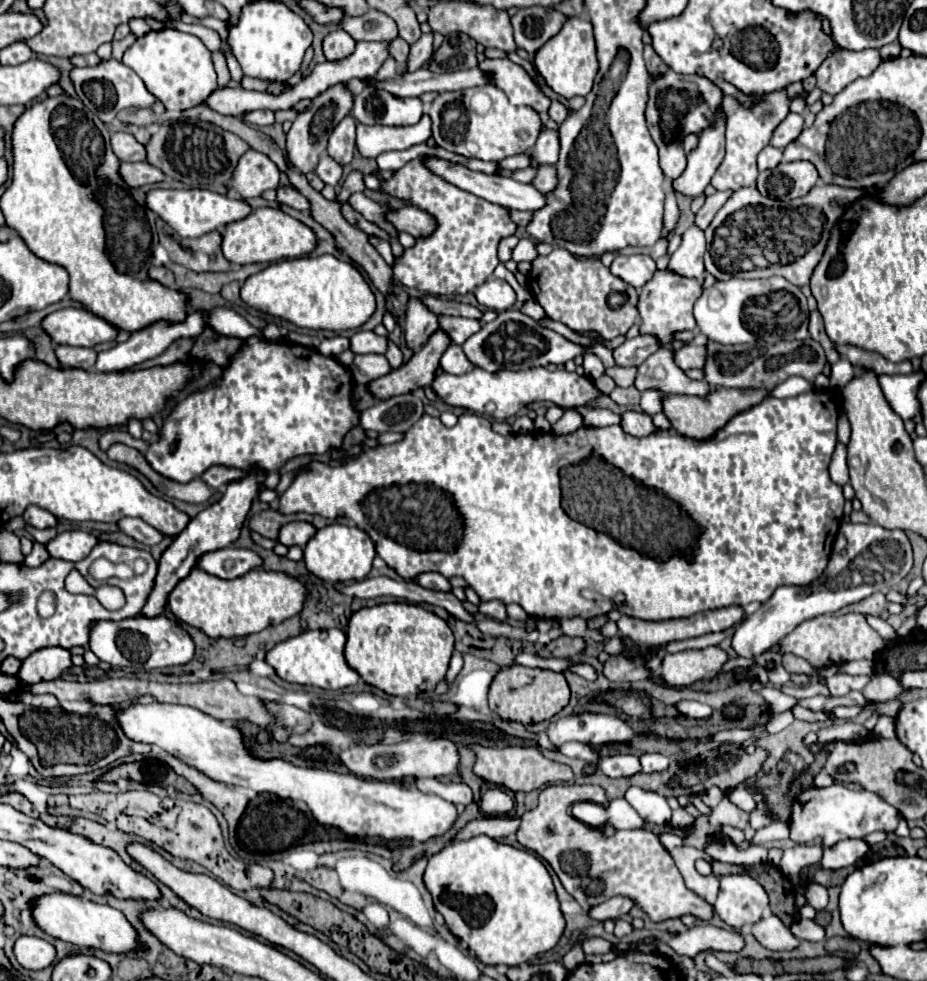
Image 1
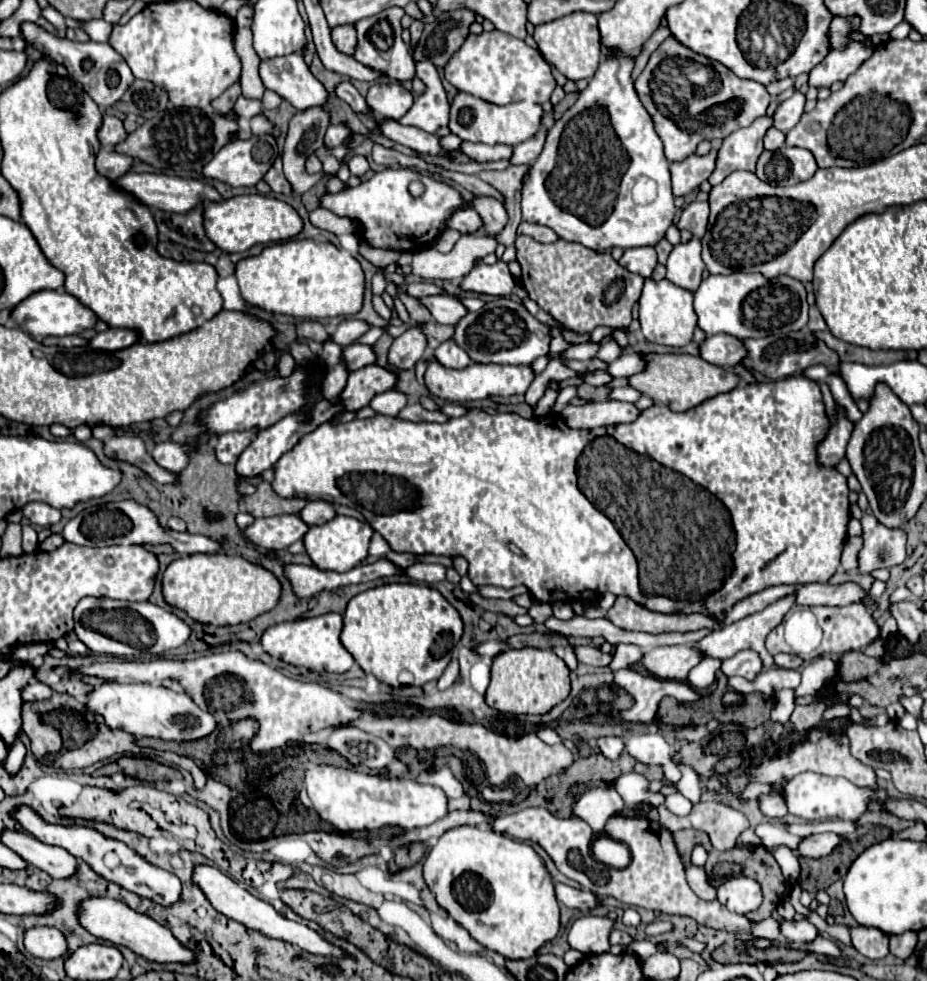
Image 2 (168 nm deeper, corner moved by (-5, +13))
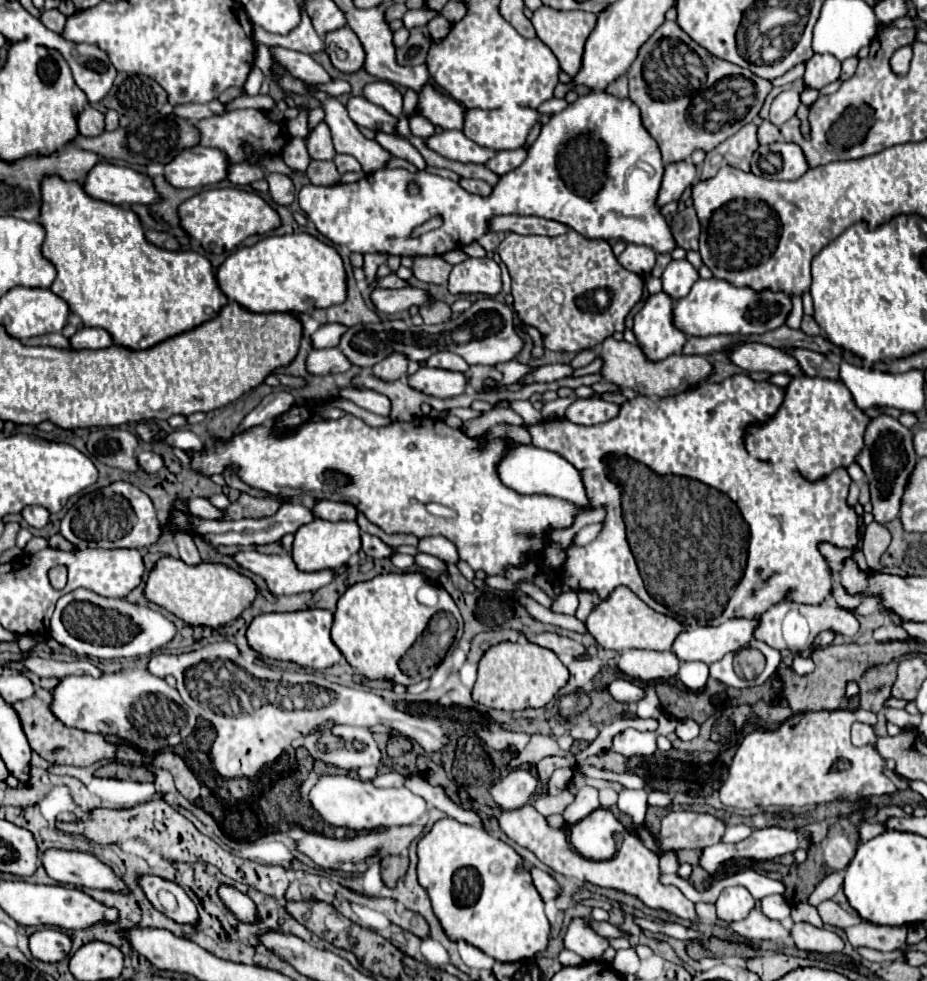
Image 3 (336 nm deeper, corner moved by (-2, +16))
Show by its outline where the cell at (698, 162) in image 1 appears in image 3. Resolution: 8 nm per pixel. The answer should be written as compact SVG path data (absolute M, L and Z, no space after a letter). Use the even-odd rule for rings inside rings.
M682 162L682 164L668 164L664 170L662 186L656 198L656 206L664 206L672 200L678 200L682 192L694 182L696 178L696 166L692 162Z

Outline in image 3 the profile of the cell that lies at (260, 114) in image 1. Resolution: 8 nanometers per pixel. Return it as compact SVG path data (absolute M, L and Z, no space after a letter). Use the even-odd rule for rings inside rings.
M212 100L210 104L178 104L174 106L174 116L178 118L186 118L186 120L202 120L206 116L214 116L214 114L224 114L224 104L220 104L218 100Z

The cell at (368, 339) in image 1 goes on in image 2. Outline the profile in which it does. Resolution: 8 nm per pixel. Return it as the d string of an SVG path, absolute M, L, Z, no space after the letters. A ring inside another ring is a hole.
M345 319L337 331L331 335L331 339L341 345L341 347L347 347L351 345L353 341L357 341L361 335L365 335L367 331L371 329L371 325L367 321L361 321L361 319Z

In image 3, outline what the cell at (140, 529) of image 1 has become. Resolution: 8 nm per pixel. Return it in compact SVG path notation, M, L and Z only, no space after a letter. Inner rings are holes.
M176 532L176 534L174 534L174 540L176 540L176 544L178 544L180 560L184 560L184 562L190 564L190 566L200 564L200 554L198 554L198 550L196 550L196 546L194 546L194 540L192 540L192 536L190 536L188 532Z

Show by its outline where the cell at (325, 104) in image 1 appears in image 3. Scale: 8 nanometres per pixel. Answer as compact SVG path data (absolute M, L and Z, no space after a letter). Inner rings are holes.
M268 174L268 184L270 184L270 198L276 202L276 204L282 204L282 206L290 206L292 200L296 198L296 192L294 192L294 184L288 176L282 176L282 174Z

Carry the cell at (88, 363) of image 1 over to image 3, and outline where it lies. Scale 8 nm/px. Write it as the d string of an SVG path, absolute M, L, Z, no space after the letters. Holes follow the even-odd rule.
M44 334L36 340L38 346L54 346L54 348L68 348L68 340L62 334Z

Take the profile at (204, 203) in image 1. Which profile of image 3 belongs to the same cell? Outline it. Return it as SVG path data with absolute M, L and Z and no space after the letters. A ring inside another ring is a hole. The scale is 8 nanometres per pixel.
M98 162L86 174L82 186L88 196L124 208L132 204L152 204L158 200L152 180L146 174L108 162Z

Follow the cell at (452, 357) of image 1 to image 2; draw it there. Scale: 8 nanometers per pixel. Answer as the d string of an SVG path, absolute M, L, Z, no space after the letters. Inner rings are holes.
M455 339L443 341L443 343L437 347L435 357L437 357L437 361L439 361L441 365L451 367L451 369L463 369L463 367L467 367L467 365L471 363L471 357L467 355L465 349L461 349L461 347L455 343Z

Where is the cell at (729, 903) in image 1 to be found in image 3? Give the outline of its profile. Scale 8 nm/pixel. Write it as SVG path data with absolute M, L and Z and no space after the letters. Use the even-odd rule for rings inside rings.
M742 886L724 888L720 898L716 900L716 914L724 922L738 922L750 914L754 904L756 902L746 888Z

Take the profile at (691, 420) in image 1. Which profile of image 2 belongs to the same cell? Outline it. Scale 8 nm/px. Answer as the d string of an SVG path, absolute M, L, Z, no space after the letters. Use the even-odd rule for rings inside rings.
M645 355L649 359L649 367L641 375L629 377L629 385L641 391L643 395L649 395L655 403L667 405L675 413L683 413L687 409L693 409L707 399L729 393L739 385L739 377L735 373L729 373L717 365L707 363L701 357L693 355Z

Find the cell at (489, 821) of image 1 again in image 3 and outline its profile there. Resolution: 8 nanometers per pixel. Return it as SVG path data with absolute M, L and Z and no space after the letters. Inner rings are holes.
M396 826L396 828L388 828L388 830L380 830L380 832L368 832L350 840L336 840L336 838L326 838L320 834L306 834L304 838L296 840L296 850L306 854L310 860L314 860L314 864L326 868L326 870L340 870L344 874L364 874L368 864L374 858L384 858L384 856L392 856L392 854L402 854L408 850L408 844L418 838L422 834L422 826Z

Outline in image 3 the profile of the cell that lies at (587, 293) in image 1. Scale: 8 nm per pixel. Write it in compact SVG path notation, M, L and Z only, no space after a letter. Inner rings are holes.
M574 230L554 238L510 232L498 254L512 278L516 316L542 334L548 350L580 352L600 346L614 332L626 330L626 316L642 298L644 280L622 268L602 238L590 240ZM556 290L562 292L562 300L554 300Z

